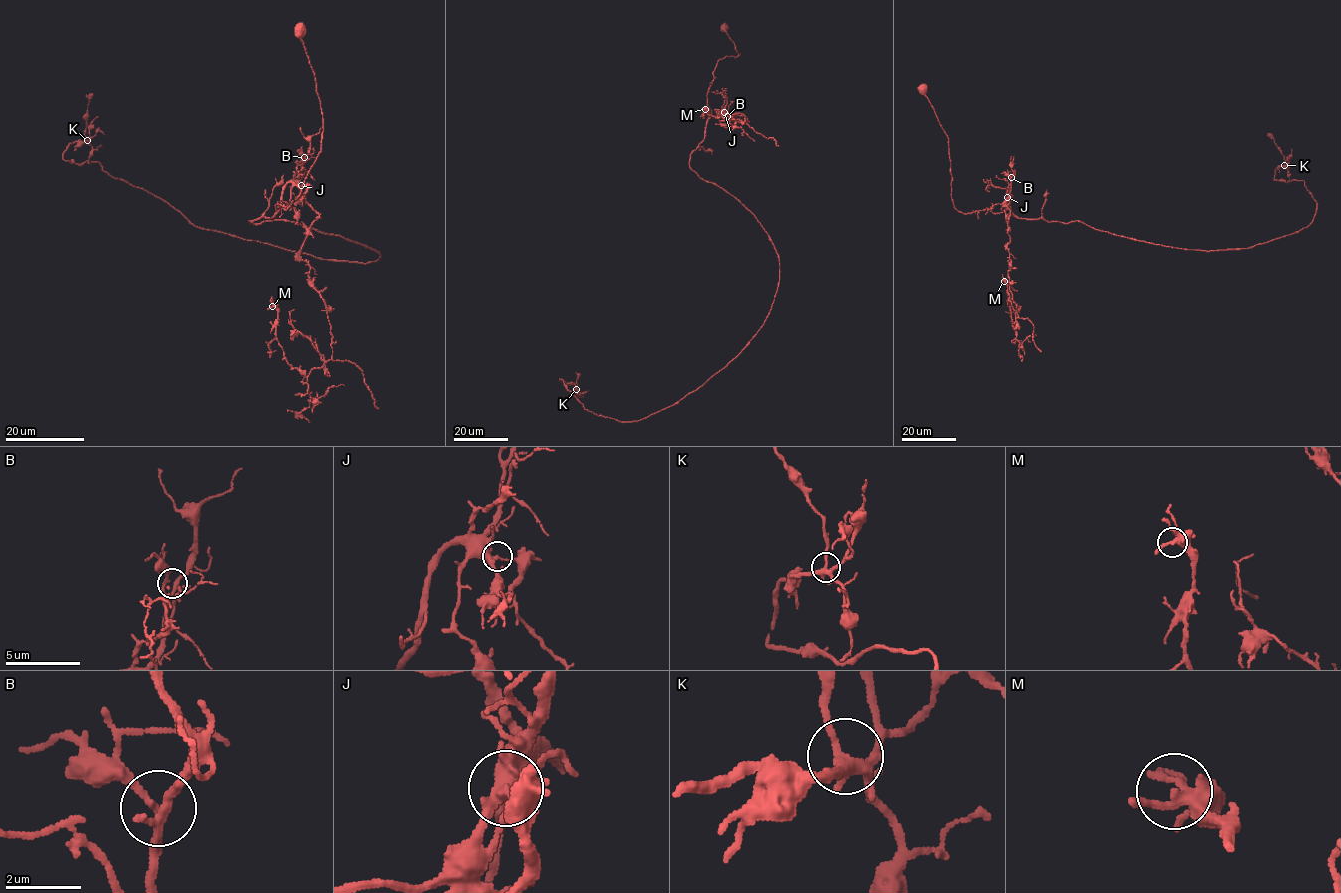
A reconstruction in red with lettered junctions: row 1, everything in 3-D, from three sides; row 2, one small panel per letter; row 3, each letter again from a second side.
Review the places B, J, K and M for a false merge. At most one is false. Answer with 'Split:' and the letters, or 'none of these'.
Split: J

